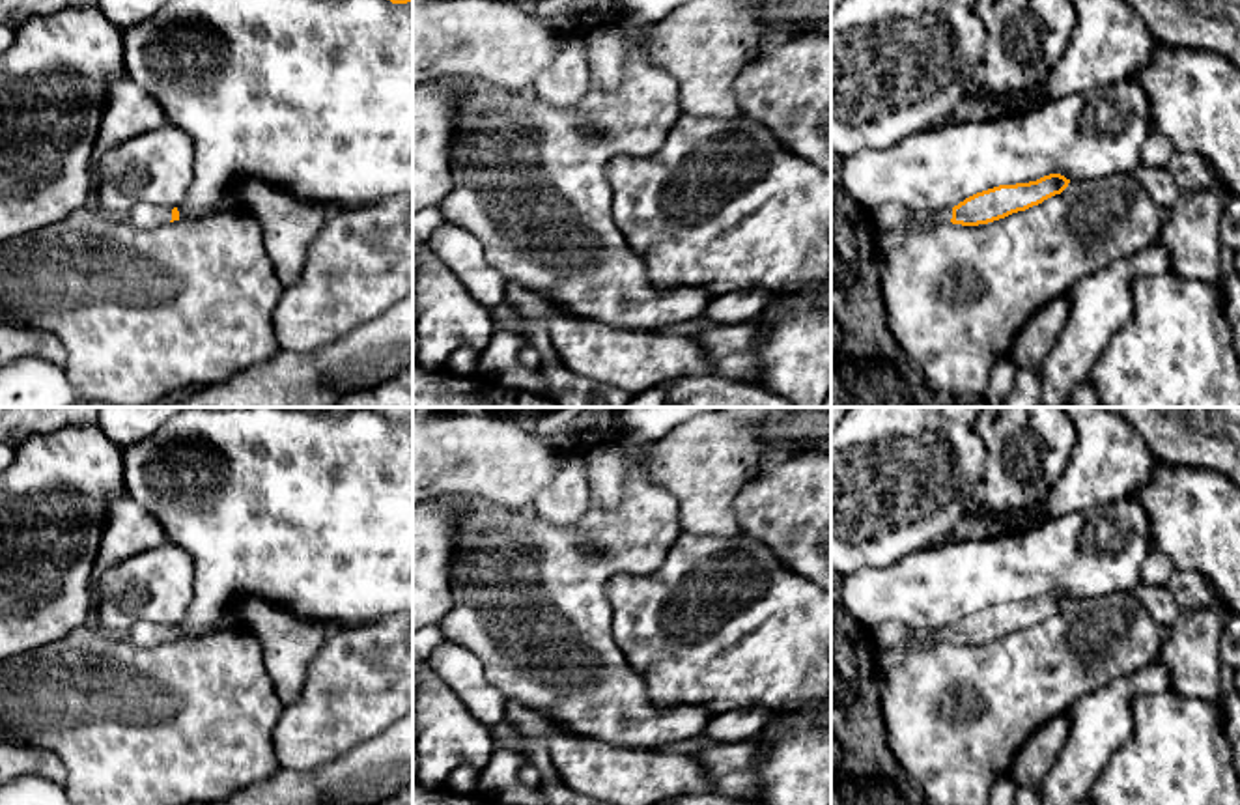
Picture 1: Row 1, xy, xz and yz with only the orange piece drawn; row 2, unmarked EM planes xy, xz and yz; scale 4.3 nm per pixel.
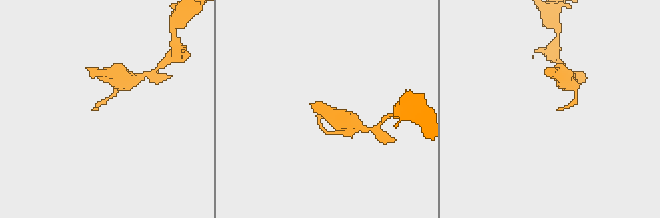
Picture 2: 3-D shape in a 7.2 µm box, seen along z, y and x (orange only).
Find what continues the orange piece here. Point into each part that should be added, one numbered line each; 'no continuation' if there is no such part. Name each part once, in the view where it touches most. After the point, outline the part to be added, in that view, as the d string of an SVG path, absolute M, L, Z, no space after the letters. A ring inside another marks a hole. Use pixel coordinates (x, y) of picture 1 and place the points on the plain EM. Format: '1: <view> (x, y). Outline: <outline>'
1: xy (144, 634). Outline: M140 620L129 629L125 639L131 644L142 646L142 648L159 646L172 639L172 628L164 624L151 624L148 620Z

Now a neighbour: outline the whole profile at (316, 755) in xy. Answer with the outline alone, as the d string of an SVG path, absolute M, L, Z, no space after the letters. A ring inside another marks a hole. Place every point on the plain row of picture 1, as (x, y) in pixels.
M394 613L362 628L332 628L308 665L299 699L286 706L273 745L284 770L334 760L413 712L413 613Z

